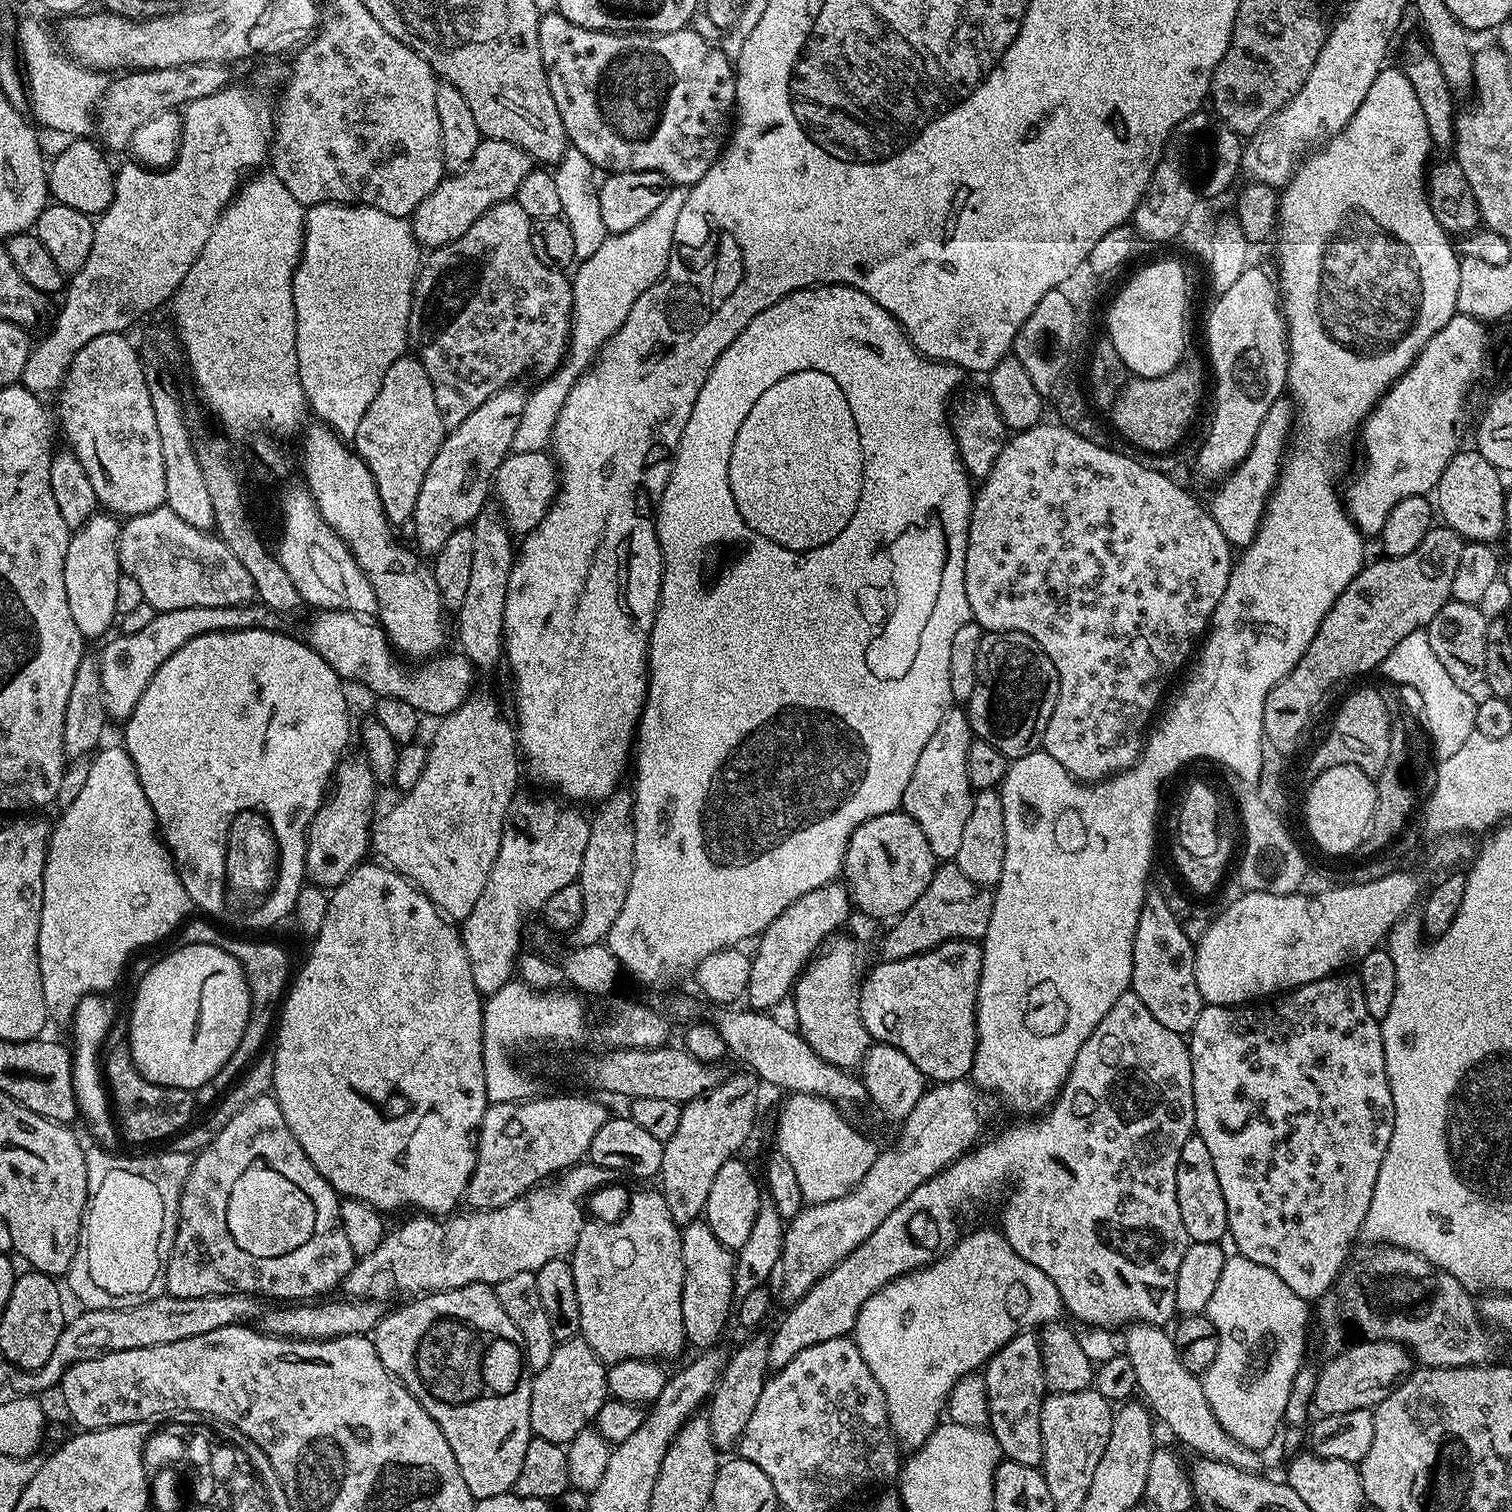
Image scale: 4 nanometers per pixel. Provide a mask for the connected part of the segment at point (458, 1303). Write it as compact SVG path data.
M471 1284L461 1288L452 1288L448 1292L430 1292L419 1298L412 1298L409 1304L401 1306L397 1312L381 1315L374 1329L374 1343L378 1350L378 1358L382 1358L382 1366L401 1380L414 1394L414 1398L438 1422L442 1434L446 1434L446 1442L450 1442L450 1450L454 1450L454 1462L458 1462L458 1470L462 1470L462 1479L466 1482L466 1490L470 1490L473 1501L485 1500L511 1493L516 1487L518 1470L522 1470L522 1458L526 1456L526 1446L534 1439L530 1426L530 1394L532 1393L532 1376L524 1363L524 1346L520 1343L520 1335L514 1322L506 1318L506 1310L498 1302L495 1291L487 1284Z

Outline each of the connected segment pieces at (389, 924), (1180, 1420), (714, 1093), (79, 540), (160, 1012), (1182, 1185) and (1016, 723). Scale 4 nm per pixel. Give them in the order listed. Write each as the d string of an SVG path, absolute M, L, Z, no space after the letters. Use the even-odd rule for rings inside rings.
M369 862L361 863L360 867L352 871L331 893L328 901L328 909L326 910L326 922L322 922L322 930L311 941L312 949L308 952L308 961L301 966L300 973L298 973L297 976L295 973L290 987L287 989L282 1001L282 1007L278 1012L278 1023L274 1028L276 1052L273 1051L271 1053L271 1058L274 1062L272 1092L278 1102L278 1106L282 1110L282 1118L286 1118L286 1126L290 1126L294 1138L298 1138L298 1146L302 1146L306 1158L310 1158L310 1162L314 1162L318 1174L322 1174L322 1178L326 1178L326 1182L330 1182L332 1189L341 1197L350 1200L361 1200L370 1206L379 1208L381 1213L384 1214L389 1214L388 1212L394 1211L395 1208L416 1208L412 1210L419 1210L424 1214L448 1214L457 1207L455 1204L458 1203L459 1200L461 1203L461 1201L465 1199L468 1184L472 1181L472 1172L476 1168L478 1129L484 1117L484 1111L488 1109L489 1105L488 1095L486 1094L486 1078L484 1077L484 1059L482 1058L482 1050L484 1049L484 1010L482 1007L482 997L480 991L474 986L474 974L470 974L470 962L466 958L464 943L460 941L457 925L445 919L438 911L436 905L433 904L408 877L401 876L395 868L389 868L383 863L368 863Z
M1134 1324L1127 1329L1128 1337L1122 1340L1123 1351L1134 1366L1139 1395L1145 1396L1141 1397L1146 1401L1153 1417L1159 1423L1161 1420L1186 1447L1193 1448L1203 1459L1226 1462L1235 1468L1256 1472L1260 1464L1256 1456L1259 1455L1230 1438L1226 1430L1222 1430L1214 1418L1214 1412L1210 1410L1210 1404L1206 1402L1201 1377L1182 1366L1176 1343L1164 1331L1163 1327L1154 1324Z
M751 1070L740 1071L744 1072L725 1075L720 1084L707 1094L683 1105L678 1118L678 1130L674 1130L669 1140L663 1141L658 1188L664 1193L666 1206L670 1206L670 1218L674 1218L674 1222L681 1226L703 1217L714 1174L718 1174L724 1163L733 1159L739 1153L736 1151L752 1136L762 1081Z
M95 514L84 525L71 533L66 558L64 559L64 577L66 578L66 602L70 602L70 614L78 630L86 638L100 636L108 627L113 627L117 619L114 601L118 590L118 578L122 574L119 564L119 534L121 521L112 514Z
M180 944L173 952L160 956L136 986L126 1043L138 1074L158 1086L193 1090L217 1079L238 1050L238 1042L242 1042L242 1034L247 1032L248 1019L252 1016L252 991L248 989L248 977L240 963L218 946Z
M1195 1134L1186 1142L1186 1146L1182 1146L1182 1154L1178 1154L1176 1193L1178 1210L1182 1210L1182 1226L1186 1226L1191 1243L1220 1242L1228 1236L1226 1198L1222 1198L1218 1174L1214 1174L1214 1158L1210 1158L1206 1142L1202 1142L1202 1138Z
M984 632L978 646L974 694L966 701L968 721L975 739L990 742L1009 761L1041 751L1054 706L1058 702L1060 679L1054 662L1021 632Z

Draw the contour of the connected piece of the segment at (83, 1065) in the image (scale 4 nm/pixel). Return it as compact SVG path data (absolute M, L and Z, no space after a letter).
M88 993L82 998L78 1006L75 1008L75 1014L72 1016L70 1021L70 1029L72 1028L72 1042L71 1044L71 1054L72 1054L72 1064L71 1064L71 1082L72 1088L74 1088L74 1096L76 1102L77 1117L79 1123L82 1122L87 1134L106 1150L115 1149L117 1142L120 1142L119 1131L115 1125L115 1119L111 1111L111 1101L108 1098L107 1087L103 1079L103 1069L102 1069L102 1051L104 1045L102 1046L113 1022L114 1022L114 1004L110 1000L111 997L101 993Z

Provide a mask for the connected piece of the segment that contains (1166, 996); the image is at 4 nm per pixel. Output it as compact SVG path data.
M1152 890L1145 895L1144 905L1138 914L1138 930L1134 930L1131 991L1142 998L1146 1010L1150 1010L1150 1014L1154 1014L1166 1030L1188 1034L1194 1022L1198 1022L1198 1014L1205 1003L1198 990L1196 945L1184 928L1185 925L1170 914L1159 891Z

